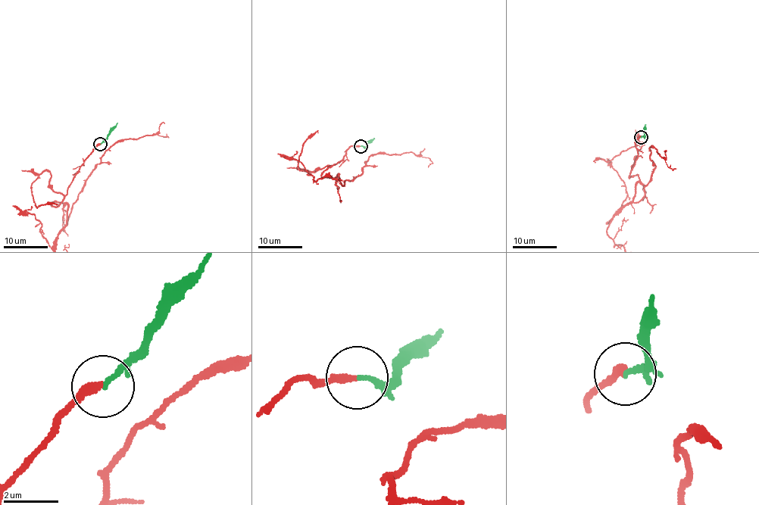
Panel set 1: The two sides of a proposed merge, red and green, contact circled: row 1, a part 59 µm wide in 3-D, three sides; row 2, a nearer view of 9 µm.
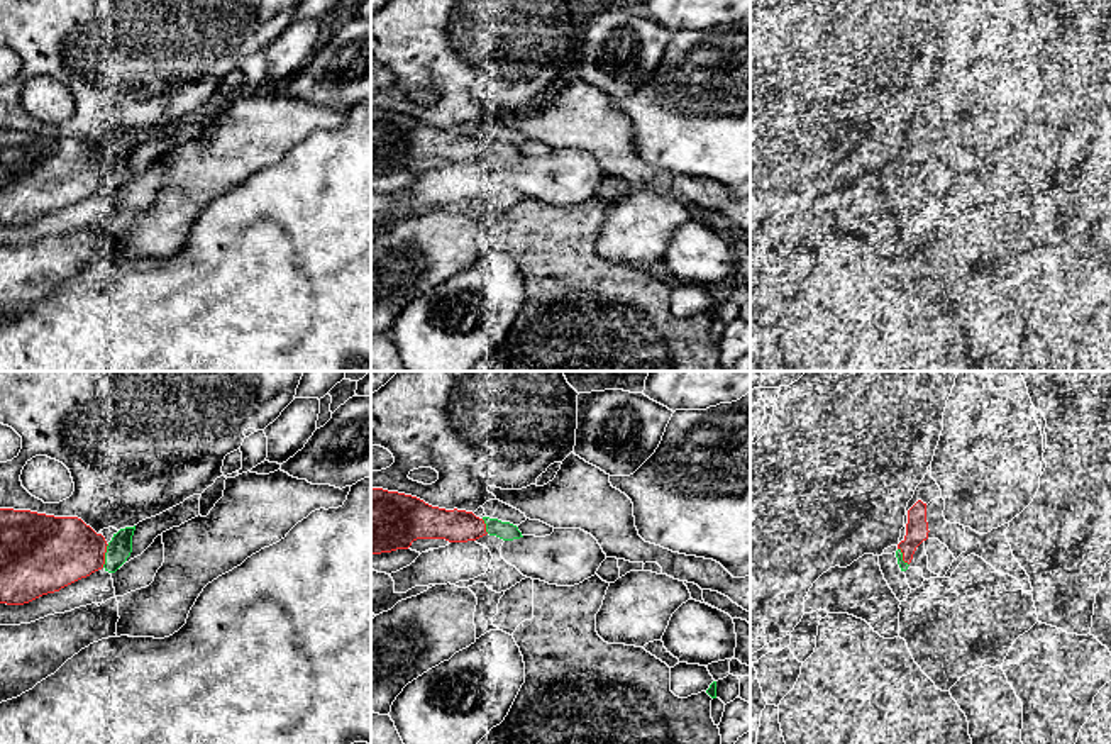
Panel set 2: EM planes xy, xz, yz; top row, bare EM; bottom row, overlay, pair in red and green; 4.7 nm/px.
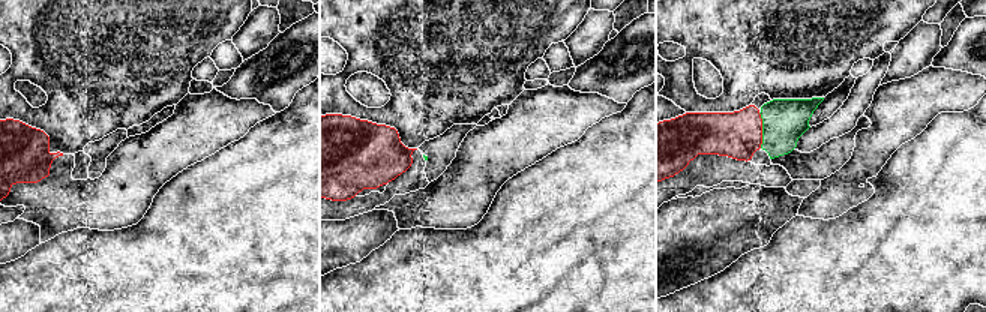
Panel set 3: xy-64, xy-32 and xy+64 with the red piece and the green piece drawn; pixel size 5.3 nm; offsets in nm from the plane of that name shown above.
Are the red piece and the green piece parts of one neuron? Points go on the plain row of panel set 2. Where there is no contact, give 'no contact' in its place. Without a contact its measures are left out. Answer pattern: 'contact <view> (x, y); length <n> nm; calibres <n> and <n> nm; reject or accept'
contact xy (104, 177); length 120 nm; calibres 340 and 110 nm; accept

